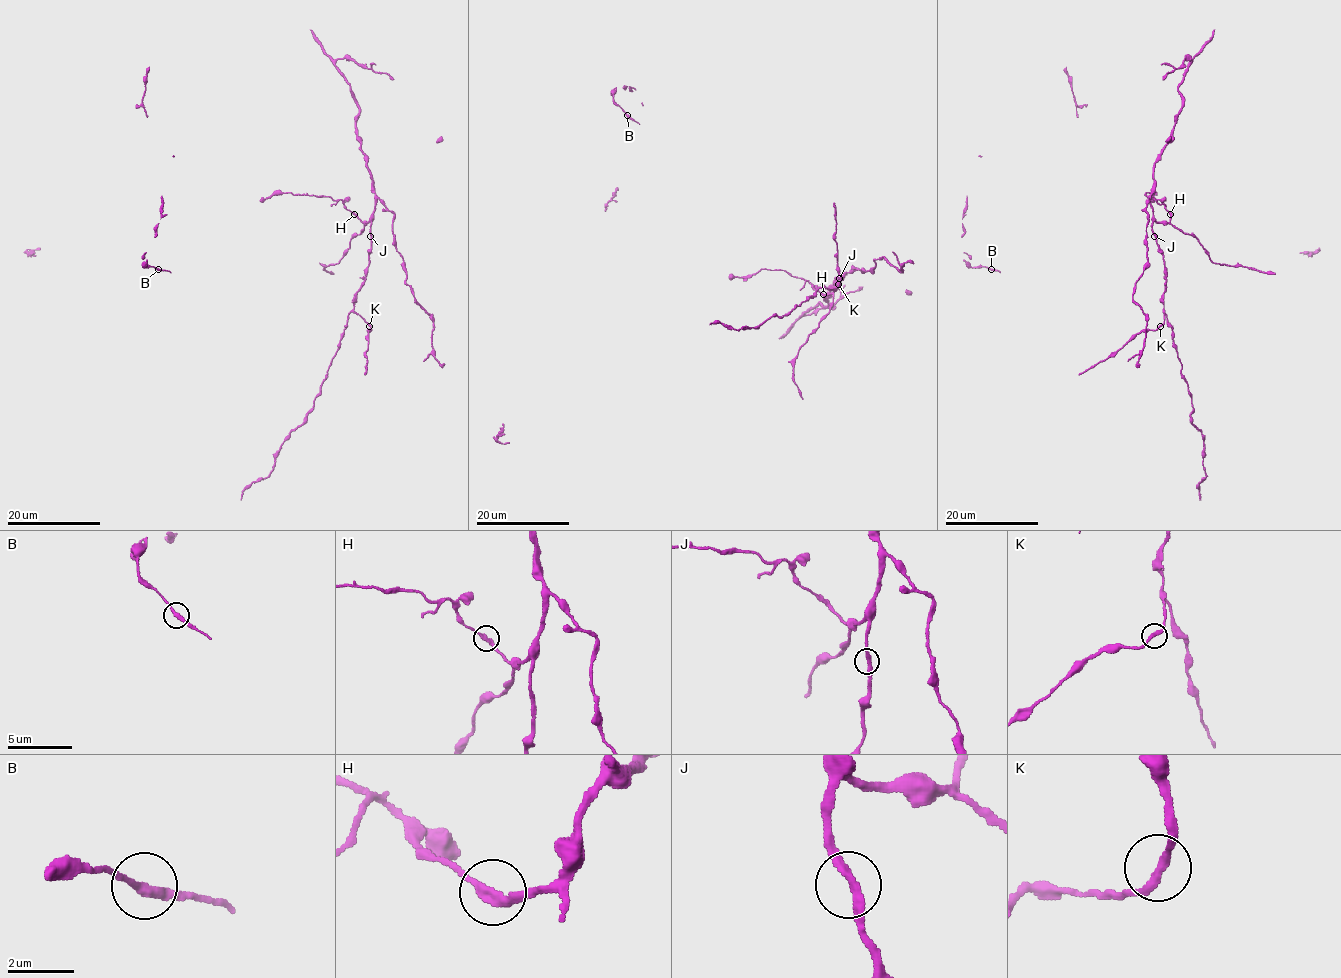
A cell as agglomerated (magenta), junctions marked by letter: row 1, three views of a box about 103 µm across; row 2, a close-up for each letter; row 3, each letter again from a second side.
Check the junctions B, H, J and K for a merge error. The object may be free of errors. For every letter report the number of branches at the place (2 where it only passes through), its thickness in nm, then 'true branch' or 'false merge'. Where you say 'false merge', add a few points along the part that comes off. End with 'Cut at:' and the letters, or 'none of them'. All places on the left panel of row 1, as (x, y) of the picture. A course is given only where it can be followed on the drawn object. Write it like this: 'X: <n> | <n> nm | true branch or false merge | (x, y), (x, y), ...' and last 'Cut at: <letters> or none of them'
B: 2 | 280 nm | true branch
H: 2 | 280 nm | true branch
J: 2 | 280 nm | true branch
K: 2 | 240 nm | true branch
Cut at: none of them

